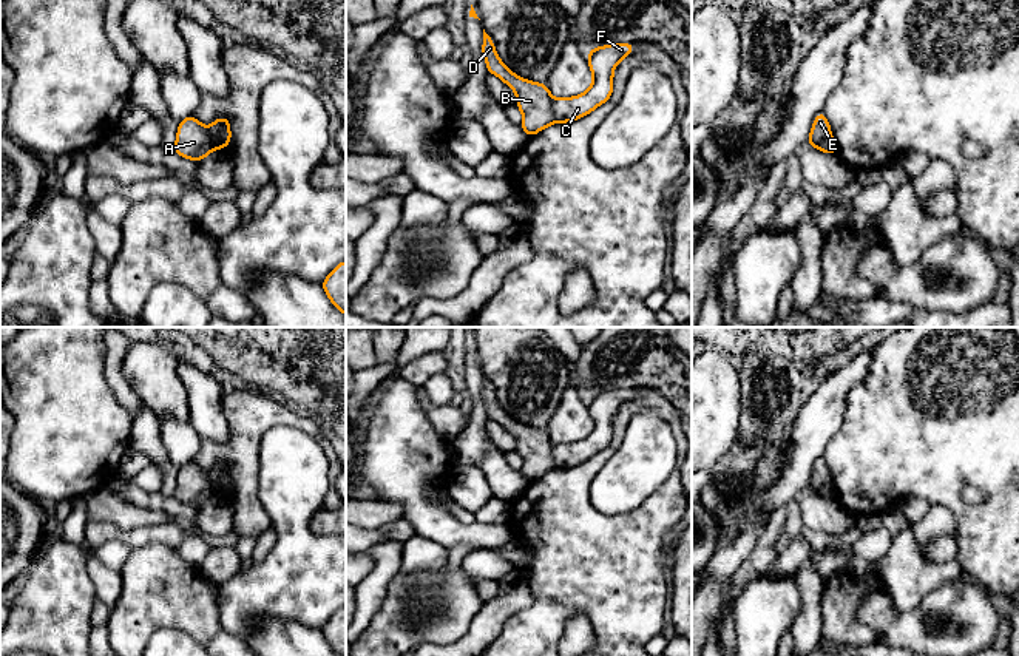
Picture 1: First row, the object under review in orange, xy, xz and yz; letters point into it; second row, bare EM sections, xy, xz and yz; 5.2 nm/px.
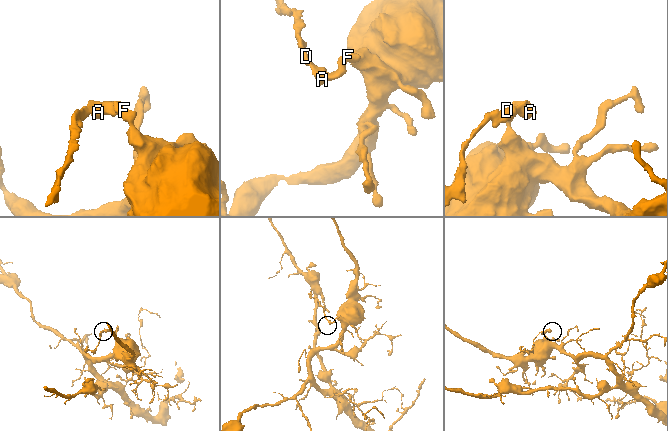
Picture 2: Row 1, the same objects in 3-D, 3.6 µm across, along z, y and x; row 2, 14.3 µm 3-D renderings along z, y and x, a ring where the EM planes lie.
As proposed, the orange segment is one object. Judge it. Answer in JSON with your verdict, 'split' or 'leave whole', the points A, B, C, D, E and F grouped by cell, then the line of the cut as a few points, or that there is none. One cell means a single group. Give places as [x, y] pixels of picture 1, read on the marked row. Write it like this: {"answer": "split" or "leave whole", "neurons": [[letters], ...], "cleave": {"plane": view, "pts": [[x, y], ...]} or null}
{"answer": "split", "neurons": [["A", "B", "D"], ["C", "E", "F"]], "cleave": {"plane": "xz", "pts": [[553, 99], [553, 118], [556, 121]]}}

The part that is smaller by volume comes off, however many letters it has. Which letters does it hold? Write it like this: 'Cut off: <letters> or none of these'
Cut off: A, B, D

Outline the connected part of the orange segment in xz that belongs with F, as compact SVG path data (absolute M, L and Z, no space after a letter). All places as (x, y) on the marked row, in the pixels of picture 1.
M613 43L590 49L587 56L593 74L593 83L581 96L554 99L554 120L559 123L577 120L607 102L613 93L613 69L633 51L635 43Z

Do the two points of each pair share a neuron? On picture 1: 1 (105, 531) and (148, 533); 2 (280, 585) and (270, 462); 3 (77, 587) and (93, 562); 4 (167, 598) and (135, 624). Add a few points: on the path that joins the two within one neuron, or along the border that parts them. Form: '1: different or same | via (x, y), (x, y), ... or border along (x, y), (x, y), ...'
1: same | via (116, 533), (138, 534)
2: same | via (294, 554), (291, 493)
3: different | border along (67, 539), (84, 550), (85, 570), (98, 598)
4: same | via (159, 601), (142, 618)

